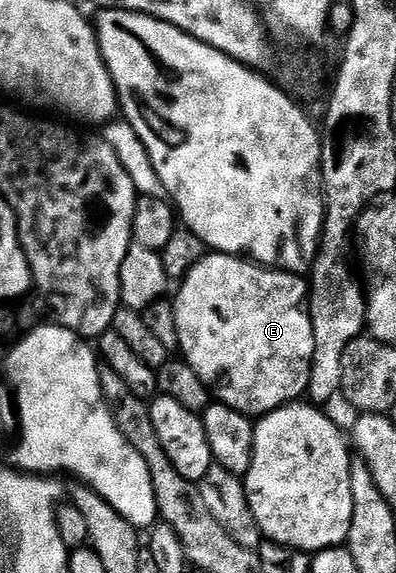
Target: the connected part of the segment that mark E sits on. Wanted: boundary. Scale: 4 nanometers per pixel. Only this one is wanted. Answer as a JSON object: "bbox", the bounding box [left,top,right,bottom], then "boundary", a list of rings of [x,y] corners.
{"bbox":[173,252,313,416],"boundary":[[[207,252],[204,253],[200,262],[187,273],[186,278],[178,283],[178,286],[179,295],[173,298],[173,305],[177,316],[177,336],[179,337],[179,350],[181,351],[182,361],[191,365],[193,372],[197,372],[197,376],[201,376],[201,380],[205,383],[207,389],[211,391],[218,401],[224,402],[226,406],[242,414],[262,416],[302,399],[306,395],[311,361],[313,360],[313,324],[306,307],[309,286],[300,275],[261,266],[243,256]]]}

